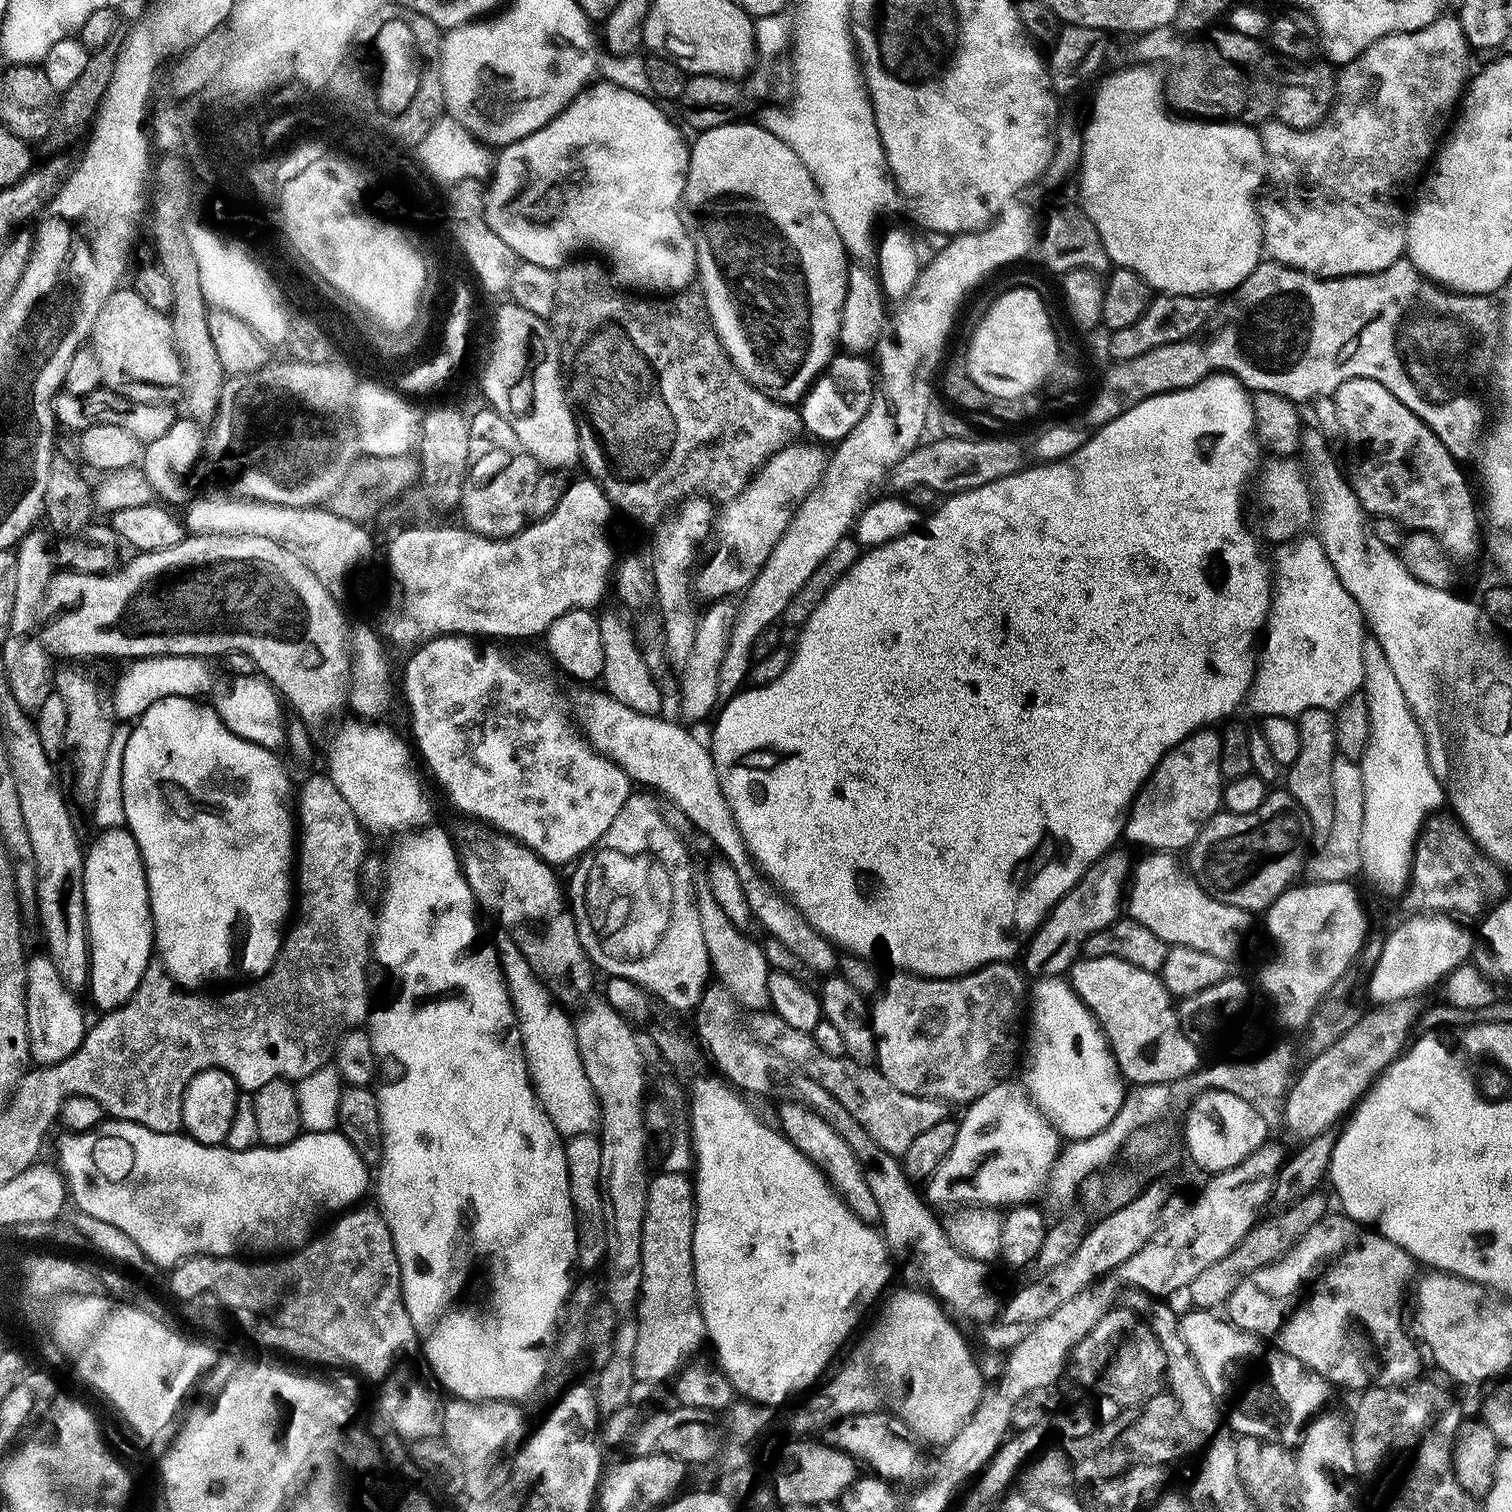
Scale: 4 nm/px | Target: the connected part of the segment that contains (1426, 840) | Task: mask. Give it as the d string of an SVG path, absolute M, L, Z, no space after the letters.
M1440 815L1429 816L1416 837L1412 849L1410 892L1420 899L1419 907L1425 912L1443 912L1457 918L1479 917L1489 906L1504 899L1509 891L1509 877L1500 865L1485 856L1451 815Z

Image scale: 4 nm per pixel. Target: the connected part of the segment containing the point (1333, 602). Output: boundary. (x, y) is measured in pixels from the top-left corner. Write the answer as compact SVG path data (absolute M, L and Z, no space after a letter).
M1299 536L1285 544L1275 545L1273 552L1276 553L1270 556L1270 599L1254 671L1247 686L1246 708L1257 712L1260 718L1295 718L1311 708L1335 710L1354 695L1366 675L1362 666L1362 646L1366 635L1364 615L1358 602L1346 594L1346 586L1338 582L1338 574L1334 574L1334 566L1330 566L1330 558L1326 558L1319 536Z

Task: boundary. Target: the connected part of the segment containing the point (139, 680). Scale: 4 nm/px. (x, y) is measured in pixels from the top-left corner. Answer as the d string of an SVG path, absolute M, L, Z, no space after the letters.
M154 656L133 661L118 678L113 692L110 692L110 712L117 720L139 719L154 702L166 697L203 697L212 686L212 674L207 664L197 656Z

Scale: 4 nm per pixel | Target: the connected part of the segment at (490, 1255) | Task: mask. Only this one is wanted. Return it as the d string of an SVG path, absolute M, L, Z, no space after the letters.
M414 830L414 831L411 831L411 832L410 832L410 833L409 833L409 834L404 834L404 835L401 835L401 836L400 836L400 837L399 837L399 839L397 839L397 840L400 840L400 841L398 841L398 842L397 842L397 844L396 844L396 845L394 845L394 846L393 846L393 848L392 848L392 849L390 849L390 850L389 850L389 852L388 852L388 873L386 873L386 874L385 874L385 876L384 876L384 897L382 897L382 898L381 898L381 900L380 900L380 909L379 909L379 908L378 908L378 907L377 907L377 908L376 908L376 909L375 909L375 912L374 912L374 923L373 923L373 926L372 926L372 943L371 943L371 945L370 945L370 984L371 984L371 987L372 987L372 988L373 988L373 989L374 989L374 999L373 999L373 1000L372 1000L372 1001L371 1001L371 1004L370 1004L370 1011L369 1011L369 1014L368 1014L368 1019L367 1019L367 1021L366 1021L366 1031L367 1031L367 1033L368 1033L368 1037L369 1037L369 1038L370 1038L370 1047L371 1047L371 1049L372 1049L372 1050L374 1050L374 1062L375 1062L375 1063L376 1063L376 1078L375 1078L375 1081L374 1081L374 1091L375 1091L375 1093L376 1093L376 1102L377 1102L377 1104L378 1104L378 1118L379 1118L379 1119L380 1119L380 1143L379 1143L379 1145L378 1145L378 1157L379 1157L379 1156L380 1156L380 1165L378 1165L378 1166L377 1166L377 1168L374 1168L374 1192L375 1192L375 1188L376 1188L376 1200L377 1200L377 1201L376 1201L376 1200L375 1200L375 1203L376 1203L376 1204L377 1204L377 1205L378 1205L378 1207L379 1207L379 1210L380 1210L380 1214L381 1214L381 1216L383 1216L383 1218L384 1218L384 1222L385 1222L385 1224L386 1224L386 1226L387 1226L387 1227L388 1227L388 1230L389 1230L389 1232L390 1232L390 1238L391 1238L391 1239L392 1239L392 1249L393 1249L393 1250L394 1250L394 1254L395 1254L395 1255L396 1255L396 1269L397 1269L397 1270L399 1270L399 1272L400 1272L400 1297L401 1297L401 1299L403 1299L403 1300L404 1300L404 1310L405 1310L405 1312L406 1312L406 1314L407 1314L407 1315L408 1315L408 1318L409 1318L409 1320L410 1320L410 1322L411 1322L411 1323L412 1323L412 1329L413 1329L413 1330L414 1330L414 1331L416 1331L416 1339L417 1339L417 1341L418 1341L418 1348L419 1348L419 1351L420 1351L420 1352L421 1352L421 1353L422 1353L422 1360L423 1360L423 1363L424 1363L424 1360L425 1360L425 1362L426 1362L426 1363L428 1363L428 1368L429 1368L429 1370L430 1370L430 1371L432 1371L432 1372L433 1372L433 1374L434 1374L434 1375L436 1375L436 1380L437 1380L437 1381L436 1381L436 1380L435 1380L435 1383L436 1383L436 1384L437 1384L437 1385L439 1385L439 1384L438 1384L438 1383L440 1383L440 1384L441 1384L441 1386L442 1386L442 1387L444 1387L444 1388L445 1388L445 1390L446 1390L446 1391L448 1391L448 1392L449 1392L449 1393L448 1393L448 1394L447 1394L447 1395L448 1395L448 1396L449 1396L449 1397L452 1397L452 1398L455 1398L455 1399L457 1399L457 1400L475 1400L475 1401L478 1401L478 1400L508 1400L508 1401L511 1401L511 1402L520 1402L520 1399L522 1399L522 1398L523 1398L523 1396L528 1396L528 1395L530 1395L530 1394L531 1394L531 1392L532 1392L532 1391L534 1391L534 1390L535 1390L535 1388L536 1388L536 1387L538 1387L538 1386L539 1386L539 1384L540 1384L540 1383L542 1383L542 1382L543 1382L543 1380L544 1380L544 1371L546 1371L546 1370L547 1370L547 1371L549 1371L549 1368L550 1368L550 1352L549 1352L549 1349L547 1349L547 1350L546 1350L546 1349L544 1349L544 1348L543 1348L543 1344L548 1344L548 1345L551 1345L551 1344L552 1344L552 1343L553 1343L553 1340L554 1340L554 1337L555 1337L555 1335L556 1335L556 1333L557 1333L557 1331L558 1331L558 1321L559 1321L559 1320L560 1320L560 1319L561 1319L561 1316L562 1316L562 1313L563 1313L563 1310L564 1310L564 1306L565 1306L565 1303L566 1303L566 1301L567 1301L567 1299L568 1299L568 1297L569 1297L569 1295L570 1295L570 1279L569 1279L569 1280L568 1280L568 1275L570 1275L570 1274L571 1274L571 1272L572 1272L572 1260L573 1260L573 1264L574 1264L574 1251L575 1251L575 1244L576 1244L576 1225L575 1225L575 1223L574 1223L574 1213L573 1213L573 1211L572 1211L572 1199L571 1199L571 1198L570 1198L570 1194L569 1194L569 1193L568 1193L568 1175L567 1175L567 1174L566 1174L566 1168L565 1168L565 1166L564 1166L564 1149L563 1149L563 1147L562 1147L562 1140L561 1140L561 1137L560 1137L560 1136L559 1136L559 1135L558 1135L558 1133L557 1133L557 1130L556 1130L556 1127L555 1127L555 1126L554 1126L554 1125L552 1125L552 1123L551 1123L551 1122L550 1122L550 1118L549 1118L549 1117L548 1117L548 1115L546 1115L546 1113L544 1113L544 1111L543 1111L543 1110L542 1110L542 1106L541 1106L541 1105L540 1105L540 1103L539 1103L539 1102L538 1102L538 1098L537 1098L537 1097L536 1097L536 1095L535 1095L535 1094L534 1094L534 1090L533 1090L533 1089L532 1089L532 1082L531 1082L531 1080L529 1080L529 1079L528 1079L528 1067L527 1067L527 1066L526 1066L526 1058L525 1058L525 1057L524 1057L524 1043L523 1043L523 1042L522 1042L522 1038L521 1038L521 1037L520 1037L520 1027L519 1027L519 1026L518 1026L518 1022L517 1022L517 1021L516 1021L516 1011L515 1011L515 1010L514 1010L514 1006L513 1006L513 1005L512 1005L512 999L511 999L511 998L510 998L510 994L509 994L509 993L508 993L508 987L507 987L507 986L506 986L506 982L505 982L505 981L504 981L504 972L503 972L503 969L502 969L502 968L501 968L501 967L500 967L500 965L499 965L499 963L498 963L498 952L497 952L497 949L496 949L496 948L495 948L495 947L493 947L493 945L492 945L492 948L491 948L491 946L490 946L490 945L488 945L488 944L484 944L484 945L480 945L480 924L479 924L479 922L478 922L478 921L476 921L476 912L477 912L477 913L478 913L478 905L477 905L477 903L476 903L476 901L475 901L475 900L473 900L473 898L472 898L472 891L471 891L471 890L470 890L470 886L469 886L469 885L468 885L468 883L467 883L467 882L466 882L466 878L465 878L465 877L464 877L464 873L463 873L463 872L461 872L461 871L460 871L460 861L459 861L459 859L458 859L458 852L457 852L457 849L456 849L456 848L455 848L455 847L454 847L454 844L453 844L453 848L452 848L452 840L451 840L451 838L450 838L450 837L448 837L448 836L447 836L447 834L446 834L446 833L444 833L444 832L426 832L426 831L427 831L427 830Z

